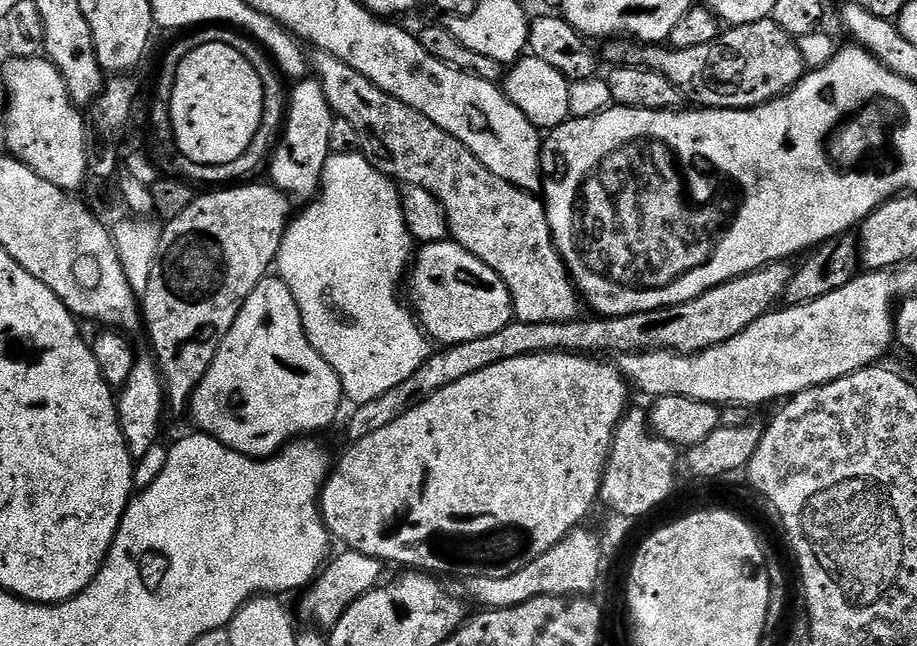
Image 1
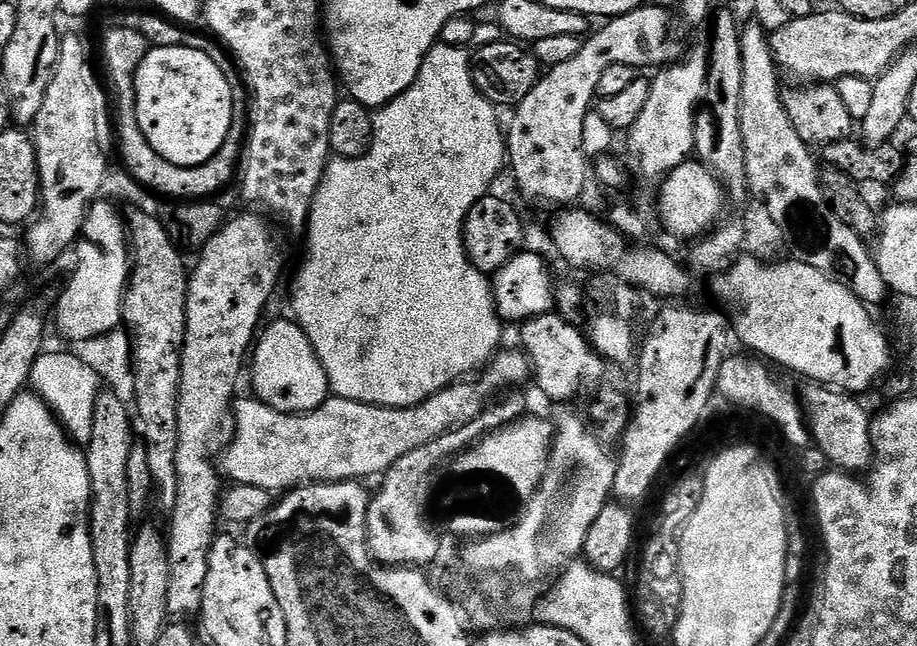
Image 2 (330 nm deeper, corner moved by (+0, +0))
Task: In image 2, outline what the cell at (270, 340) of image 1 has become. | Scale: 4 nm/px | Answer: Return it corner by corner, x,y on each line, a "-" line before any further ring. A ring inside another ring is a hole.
287,319
274,321
268,329
265,327
259,333
258,339
251,349
250,372
252,368
252,388
256,391
253,393
255,399
261,400
263,404
279,412
309,412
329,399
330,389
326,378
326,370
322,370
322,366
310,346
310,338
306,338
306,334
295,319

